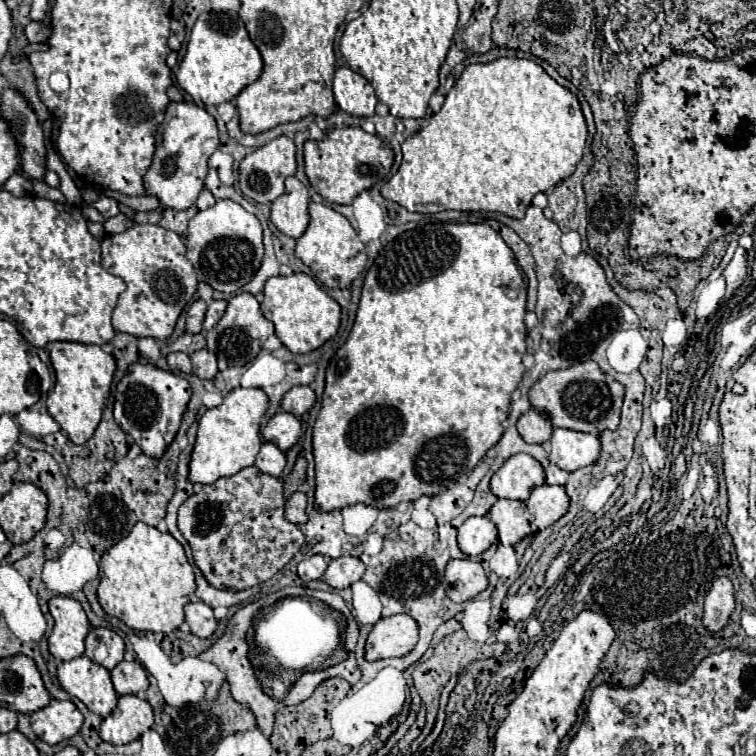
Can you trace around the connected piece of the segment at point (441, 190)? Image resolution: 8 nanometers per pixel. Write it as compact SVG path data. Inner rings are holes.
M500 58L488 64L470 64L462 76L456 80L456 84L452 86L452 90L448 92L444 106L440 108L438 114L434 114L432 118L422 122L422 128L402 144L402 164L398 168L398 172L394 174L381 188L380 192L384 198L398 202L400 206L404 206L408 212L420 212L420 214L436 214L436 212L444 212L444 210L464 210L464 212L502 212L510 218L522 218L526 214L526 208L530 206L532 198L538 192L546 192L548 188L556 186L558 182L566 180L566 176L574 174L576 164L582 158L584 146L586 146L586 122L584 122L584 114L580 110L580 104L576 100L576 96L572 92L568 92L566 88L562 88L556 80L552 80L542 66L538 66L534 60L522 60L522 58Z

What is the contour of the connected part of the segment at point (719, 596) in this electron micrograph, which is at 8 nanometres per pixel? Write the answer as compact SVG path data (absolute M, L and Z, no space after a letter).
M720 576L704 602L704 624L708 632L718 632L726 626L730 614L734 610L734 586L728 576Z

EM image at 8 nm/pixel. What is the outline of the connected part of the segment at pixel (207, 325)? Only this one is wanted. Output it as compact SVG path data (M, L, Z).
M214 300L214 302L208 306L206 318L204 318L204 330L214 328L214 324L222 318L224 310L226 310L226 300Z

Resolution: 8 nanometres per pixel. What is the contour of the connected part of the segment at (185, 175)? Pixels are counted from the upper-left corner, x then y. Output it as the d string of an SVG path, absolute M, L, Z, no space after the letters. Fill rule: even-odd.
M170 102L166 108L164 122L160 126L160 138L152 164L144 176L146 194L156 196L164 208L188 210L190 206L194 206L200 190L204 188L208 160L216 150L218 150L216 120L196 104Z

